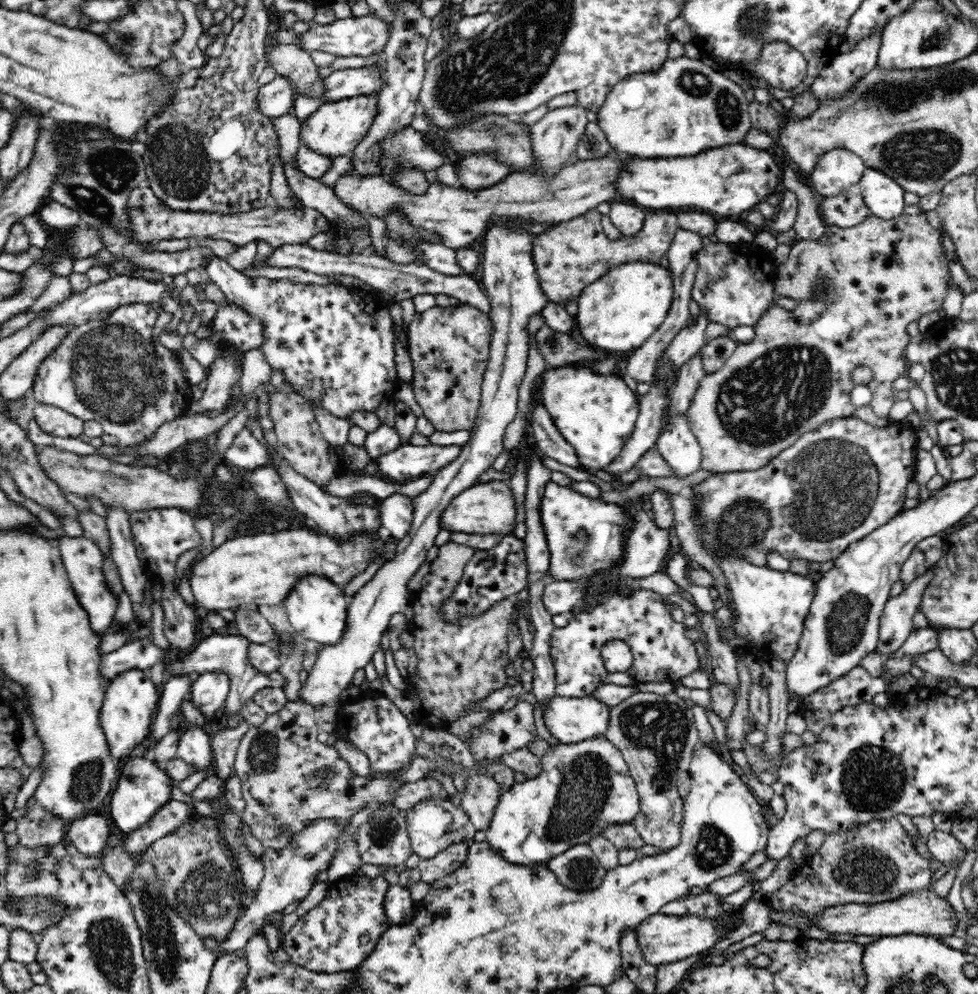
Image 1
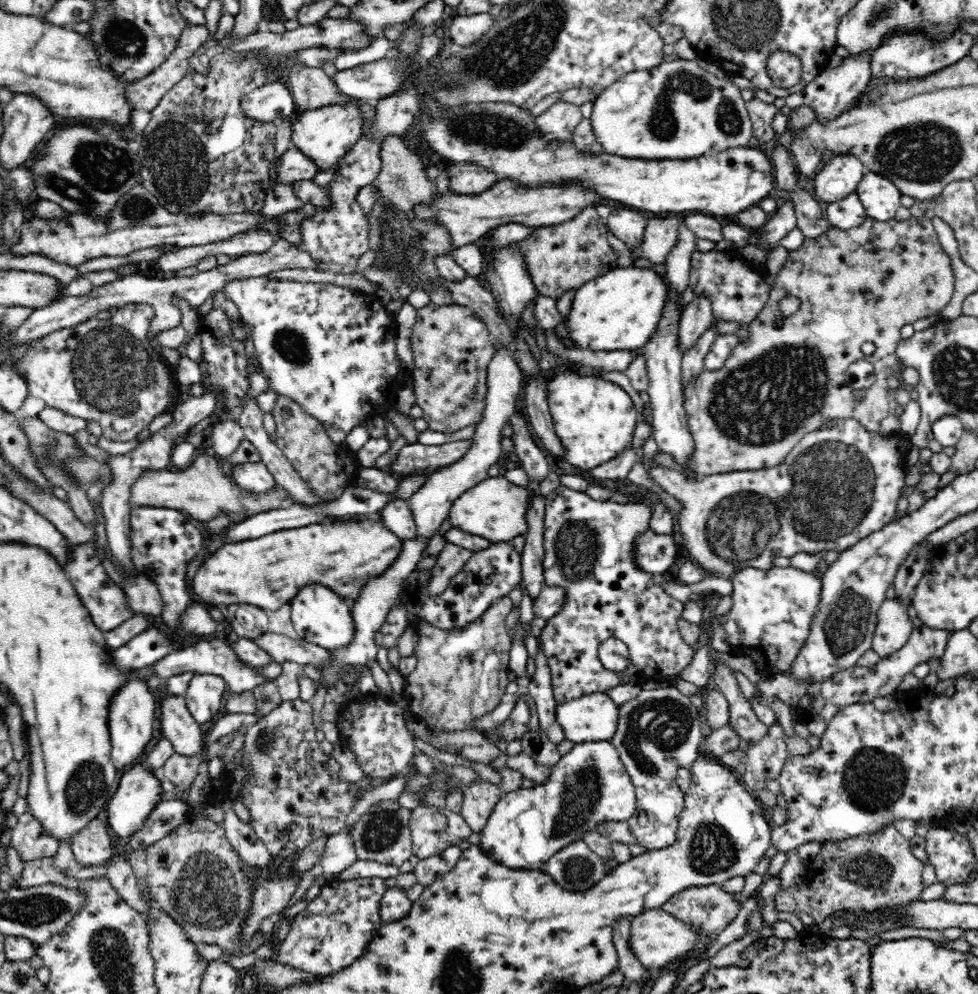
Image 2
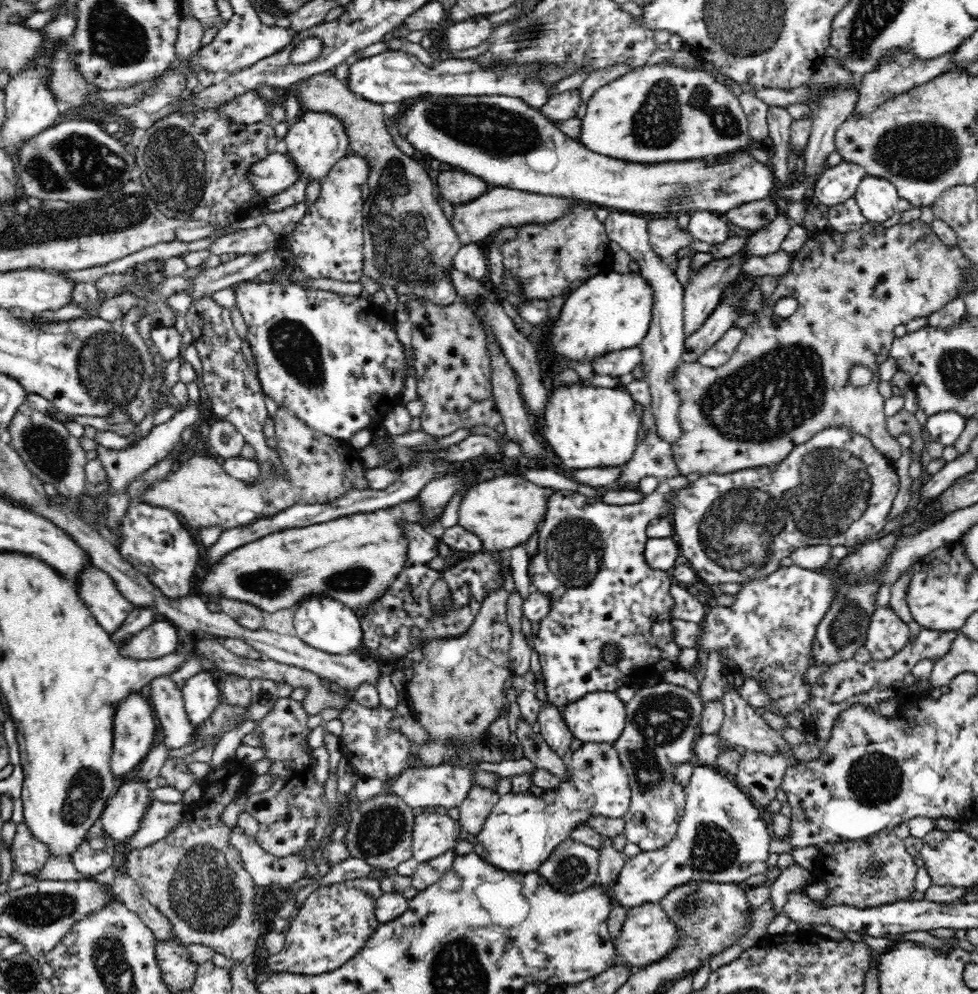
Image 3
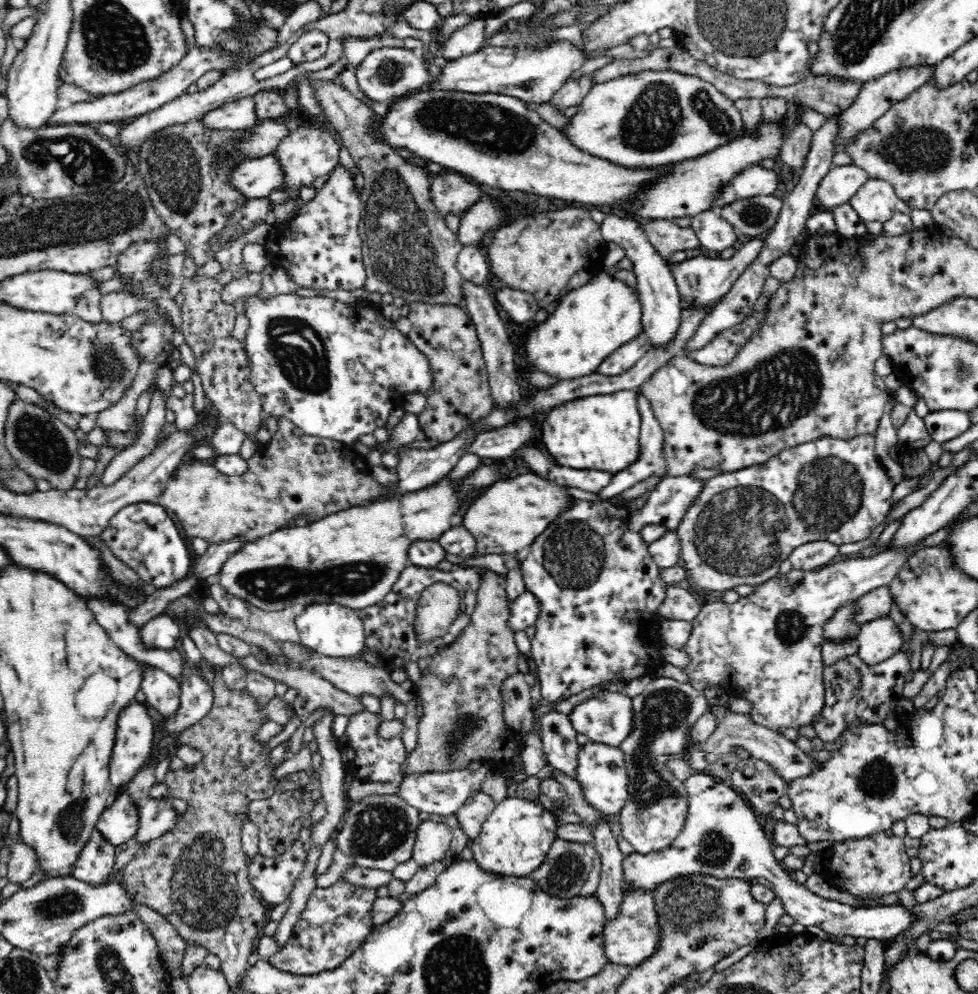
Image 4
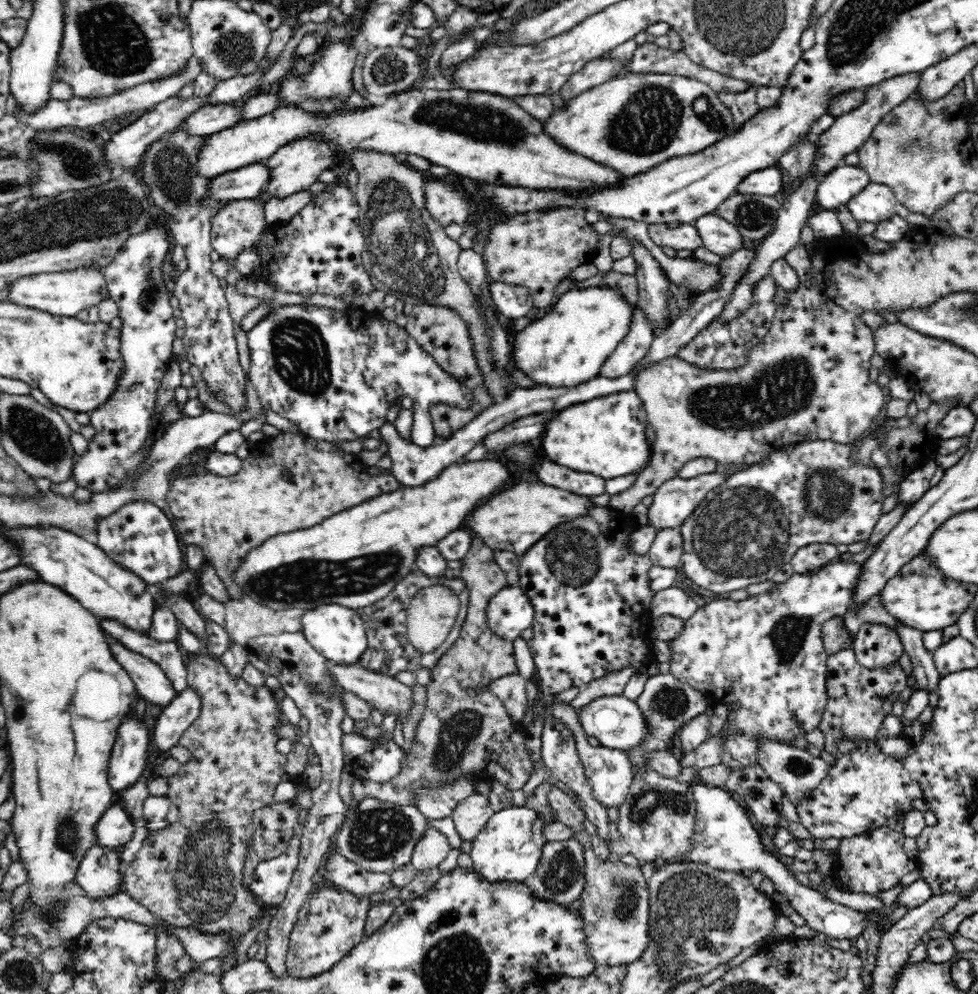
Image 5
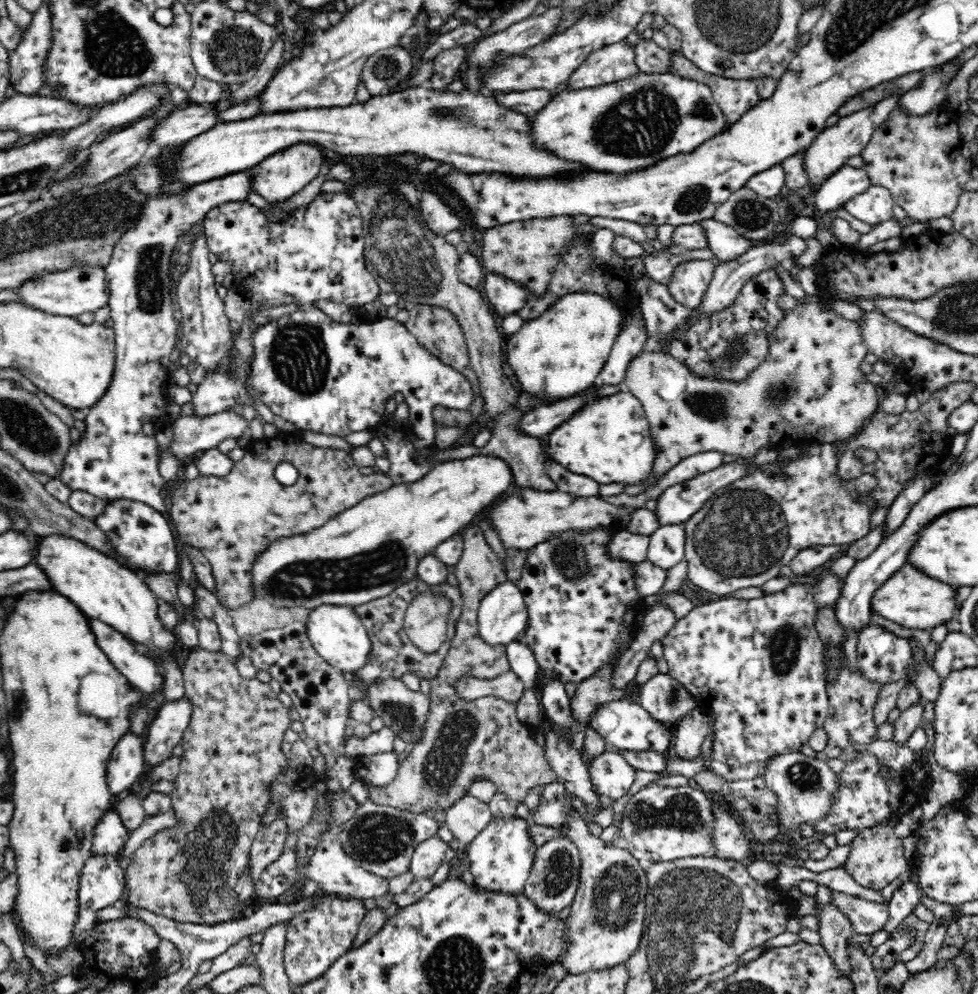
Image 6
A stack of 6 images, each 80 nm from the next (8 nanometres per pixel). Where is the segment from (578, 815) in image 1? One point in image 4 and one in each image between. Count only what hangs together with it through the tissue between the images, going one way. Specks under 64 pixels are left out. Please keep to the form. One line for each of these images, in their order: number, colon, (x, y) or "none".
2: (589, 785)
3: (521, 831)
4: (513, 841)

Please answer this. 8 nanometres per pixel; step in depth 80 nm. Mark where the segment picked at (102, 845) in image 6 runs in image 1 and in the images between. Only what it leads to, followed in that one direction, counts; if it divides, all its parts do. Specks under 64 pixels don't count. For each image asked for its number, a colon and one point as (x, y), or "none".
1: (142, 787)
2: (139, 791)
3: (121, 817)
4: (119, 823)
5: (115, 828)

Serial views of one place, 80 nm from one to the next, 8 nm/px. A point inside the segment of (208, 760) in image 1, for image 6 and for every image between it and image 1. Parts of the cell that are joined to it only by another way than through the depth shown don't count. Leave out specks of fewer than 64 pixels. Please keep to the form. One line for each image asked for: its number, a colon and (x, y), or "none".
2: (178, 726)
3: (166, 698)
4: (161, 690)
5: (152, 684)
6: (144, 675)

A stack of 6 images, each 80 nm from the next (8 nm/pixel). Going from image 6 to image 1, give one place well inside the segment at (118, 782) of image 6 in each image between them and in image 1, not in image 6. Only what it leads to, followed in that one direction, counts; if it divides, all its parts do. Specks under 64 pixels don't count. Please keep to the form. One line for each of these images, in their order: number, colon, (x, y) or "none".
1: (130, 703)
2: (133, 709)
3: (134, 727)
4: (134, 739)
5: (128, 757)

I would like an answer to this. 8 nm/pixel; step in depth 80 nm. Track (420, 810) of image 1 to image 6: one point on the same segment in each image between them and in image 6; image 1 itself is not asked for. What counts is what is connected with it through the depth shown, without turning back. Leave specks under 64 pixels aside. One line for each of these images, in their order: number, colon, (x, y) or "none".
2: (433, 830)
3: (434, 834)
4: (433, 837)
5: (432, 848)
6: (429, 856)

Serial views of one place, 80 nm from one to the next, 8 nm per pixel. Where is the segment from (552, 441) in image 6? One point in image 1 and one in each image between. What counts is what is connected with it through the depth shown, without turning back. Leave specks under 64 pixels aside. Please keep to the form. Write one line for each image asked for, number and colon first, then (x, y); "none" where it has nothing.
1: (596, 414)
2: (595, 420)
3: (585, 427)
4: (598, 433)
5: (606, 436)

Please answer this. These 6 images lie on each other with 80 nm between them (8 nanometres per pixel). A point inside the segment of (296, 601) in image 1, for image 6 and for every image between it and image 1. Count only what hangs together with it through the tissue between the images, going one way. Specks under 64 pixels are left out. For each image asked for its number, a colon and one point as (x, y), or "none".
2: (320, 617)
3: (323, 624)
4: (335, 631)
5: (337, 633)
6: (338, 635)

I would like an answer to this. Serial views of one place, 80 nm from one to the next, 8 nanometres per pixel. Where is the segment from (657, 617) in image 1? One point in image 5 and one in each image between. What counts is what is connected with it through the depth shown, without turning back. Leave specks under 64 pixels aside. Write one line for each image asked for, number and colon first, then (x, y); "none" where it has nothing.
2: (589, 546)
3: (609, 625)
4: (598, 592)
5: (590, 595)

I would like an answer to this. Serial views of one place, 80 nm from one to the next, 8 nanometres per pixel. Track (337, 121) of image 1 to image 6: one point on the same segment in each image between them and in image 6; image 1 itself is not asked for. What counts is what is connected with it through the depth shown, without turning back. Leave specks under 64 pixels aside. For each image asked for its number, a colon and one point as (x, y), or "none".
2: (324, 135)
3: (317, 142)
4: (309, 152)
5: (296, 166)
6: (285, 173)

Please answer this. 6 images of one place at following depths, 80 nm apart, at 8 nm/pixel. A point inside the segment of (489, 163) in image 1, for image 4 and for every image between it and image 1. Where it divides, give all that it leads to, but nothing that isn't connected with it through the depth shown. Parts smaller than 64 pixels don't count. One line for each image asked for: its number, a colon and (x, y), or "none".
2: (463, 179)
3: (457, 187)
4: (451, 193)

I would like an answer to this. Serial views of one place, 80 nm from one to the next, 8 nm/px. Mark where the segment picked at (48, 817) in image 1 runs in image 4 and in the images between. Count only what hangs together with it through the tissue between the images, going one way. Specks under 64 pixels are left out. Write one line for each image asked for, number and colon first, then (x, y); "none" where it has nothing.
2: (28, 838)
3: (28, 855)
4: (23, 863)

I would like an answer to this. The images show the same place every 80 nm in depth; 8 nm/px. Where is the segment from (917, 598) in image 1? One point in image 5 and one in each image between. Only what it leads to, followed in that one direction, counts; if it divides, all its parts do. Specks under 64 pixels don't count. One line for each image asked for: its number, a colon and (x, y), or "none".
2: (894, 626)
3: (886, 635)
4: (879, 640)
5: (876, 646)

